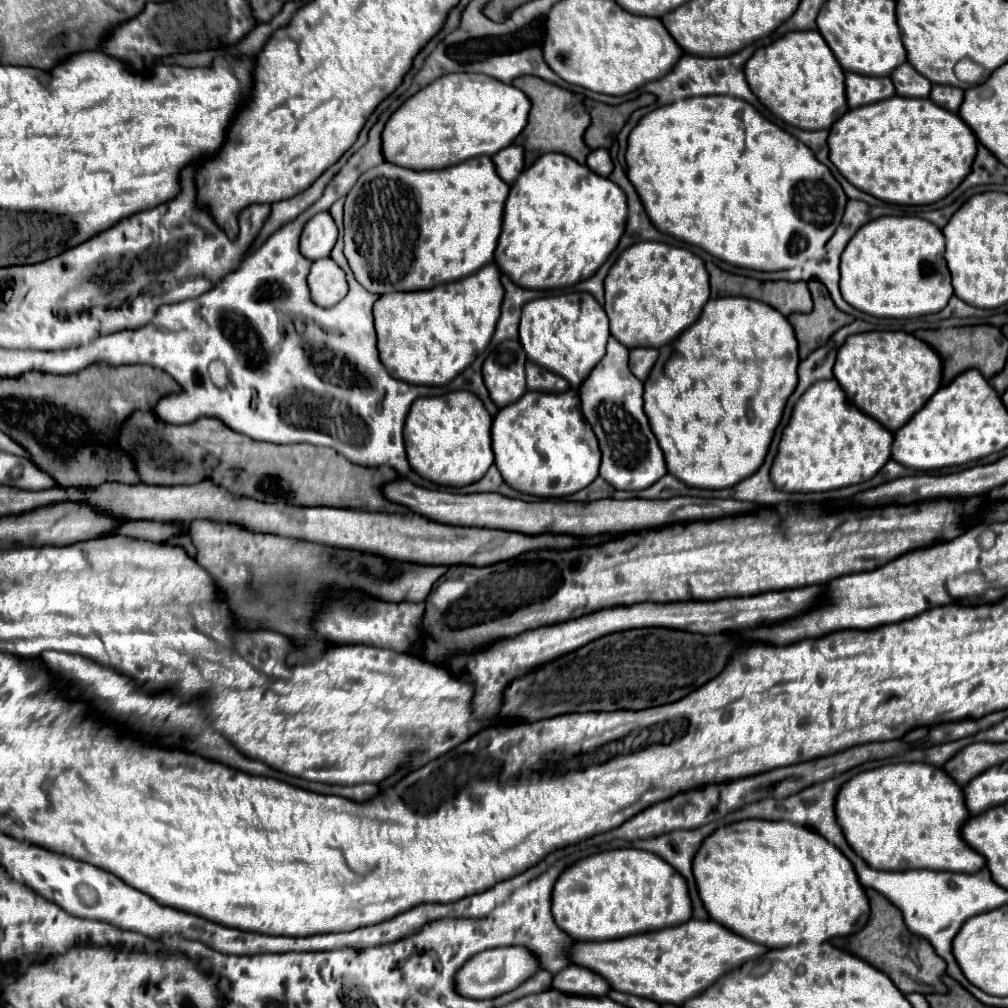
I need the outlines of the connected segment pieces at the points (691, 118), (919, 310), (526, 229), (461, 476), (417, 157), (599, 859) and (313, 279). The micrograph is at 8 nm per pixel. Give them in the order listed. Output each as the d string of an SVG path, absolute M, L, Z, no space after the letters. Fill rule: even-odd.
M704 96L704 98L686 98L672 102L668 106L656 108L654 112L646 114L638 126L630 132L628 138L628 152L626 152L626 162L628 162L628 178L634 182L640 200L644 202L644 208L648 210L648 216L652 222L656 222L656 228L660 228L666 234L672 234L680 240L686 240L690 244L696 244L710 252L712 256L726 260L736 266L744 268L754 268L754 270L784 270L784 268L794 268L802 262L802 256L824 248L824 244L832 238L836 228L842 222L844 208L846 208L846 194L838 180L832 176L828 166L818 162L814 152L802 144L798 138L782 130L778 124L766 120L752 104L732 98L732 96Z
M882 216L864 224L842 252L842 298L878 318L908 318L940 312L952 298L940 228L922 218Z
M544 154L510 188L496 264L522 288L574 286L596 274L616 250L626 220L628 200L620 186L566 154Z
M456 390L444 396L418 398L404 424L406 456L416 474L440 486L468 486L480 480L494 462L490 446L492 418L482 400L468 392Z
M444 74L434 80L418 94L408 98L388 120L382 142L384 142L384 158L388 162L396 162L398 166L410 166L412 170L432 170L432 168L448 168L452 164L460 164L462 160L474 156L494 156L502 148L510 146L516 136L526 128L528 114L532 102L522 90L512 84L504 84L486 74Z
M622 848L600 852L596 856L588 856L578 864L564 870L554 886L552 892L552 906L554 906L554 920L556 924L570 934L574 940L590 942L590 940L616 940L624 936L656 932L664 928L672 928L674 924L684 924L692 918L692 900L688 892L686 878L668 866L660 856L648 854L644 850Z
M332 258L316 260L312 264L312 270L308 274L308 284L312 300L326 308L338 304L348 294L346 272Z

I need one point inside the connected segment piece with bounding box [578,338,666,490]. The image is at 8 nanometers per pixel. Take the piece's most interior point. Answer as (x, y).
(611, 397)

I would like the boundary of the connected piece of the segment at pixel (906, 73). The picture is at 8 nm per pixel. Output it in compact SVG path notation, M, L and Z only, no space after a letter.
M908 62L902 64L902 66L898 66L892 72L890 78L892 78L892 84L894 84L898 96L926 98L930 94L930 88L932 88L932 84L922 74L918 74Z

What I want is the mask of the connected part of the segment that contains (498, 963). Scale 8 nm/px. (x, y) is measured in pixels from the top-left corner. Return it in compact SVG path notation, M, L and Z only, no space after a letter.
M526 946L492 948L492 950L484 950L476 954L476 958L470 958L464 964L464 970L460 970L460 974L456 976L456 988L460 990L460 994L468 998L494 998L518 988L528 978L532 978L538 970L542 970L540 960Z

